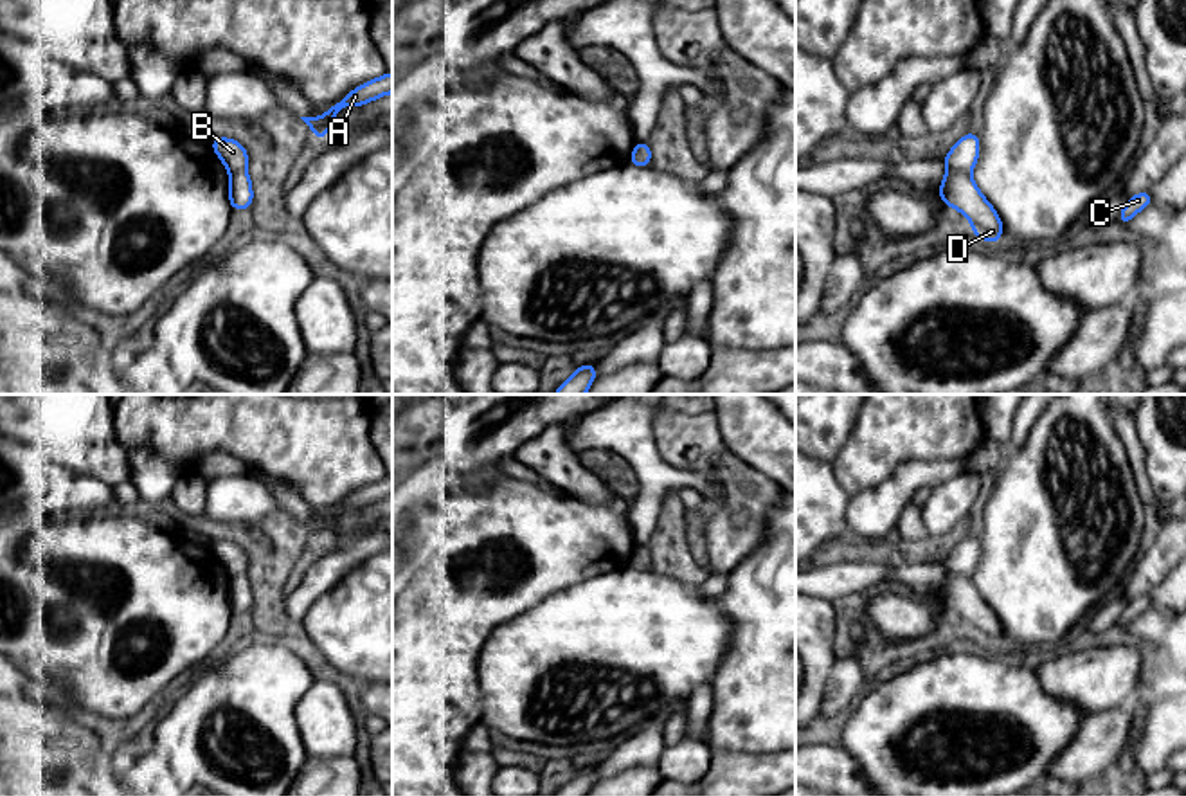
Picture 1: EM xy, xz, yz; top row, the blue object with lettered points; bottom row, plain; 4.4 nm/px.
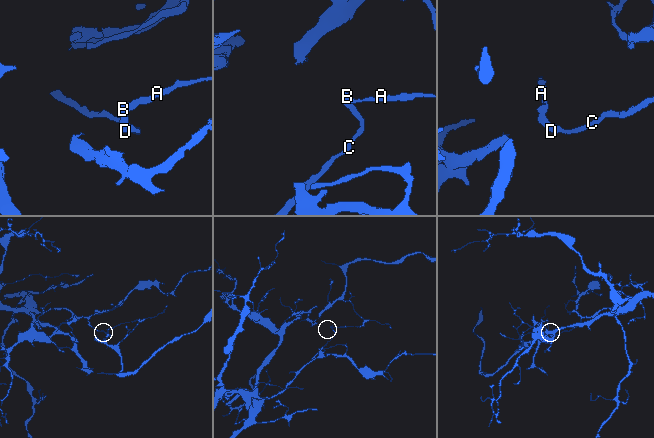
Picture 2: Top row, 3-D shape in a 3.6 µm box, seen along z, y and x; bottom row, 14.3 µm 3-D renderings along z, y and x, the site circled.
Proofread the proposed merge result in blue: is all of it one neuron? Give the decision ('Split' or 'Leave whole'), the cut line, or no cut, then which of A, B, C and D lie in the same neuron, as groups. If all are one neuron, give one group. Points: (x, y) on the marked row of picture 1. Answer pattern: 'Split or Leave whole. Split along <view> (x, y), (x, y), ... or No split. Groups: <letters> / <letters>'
Split. Split along yz (947, 168), (969, 173). Groups: A B / C D

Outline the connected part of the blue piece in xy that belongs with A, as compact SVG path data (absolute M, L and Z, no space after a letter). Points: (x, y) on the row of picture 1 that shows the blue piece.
M385 72L383 76L373 79L373 81L367 81L367 83L356 86L338 103L331 104L324 115L301 117L301 119L308 124L308 128L319 140L319 139L324 139L331 131L333 121L344 106L364 106L387 94L392 94L392 74L389 74L389 72Z

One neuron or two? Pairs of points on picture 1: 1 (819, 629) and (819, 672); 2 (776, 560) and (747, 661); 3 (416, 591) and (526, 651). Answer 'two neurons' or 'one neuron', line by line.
1: one neuron
2: one neuron
3: two neurons

